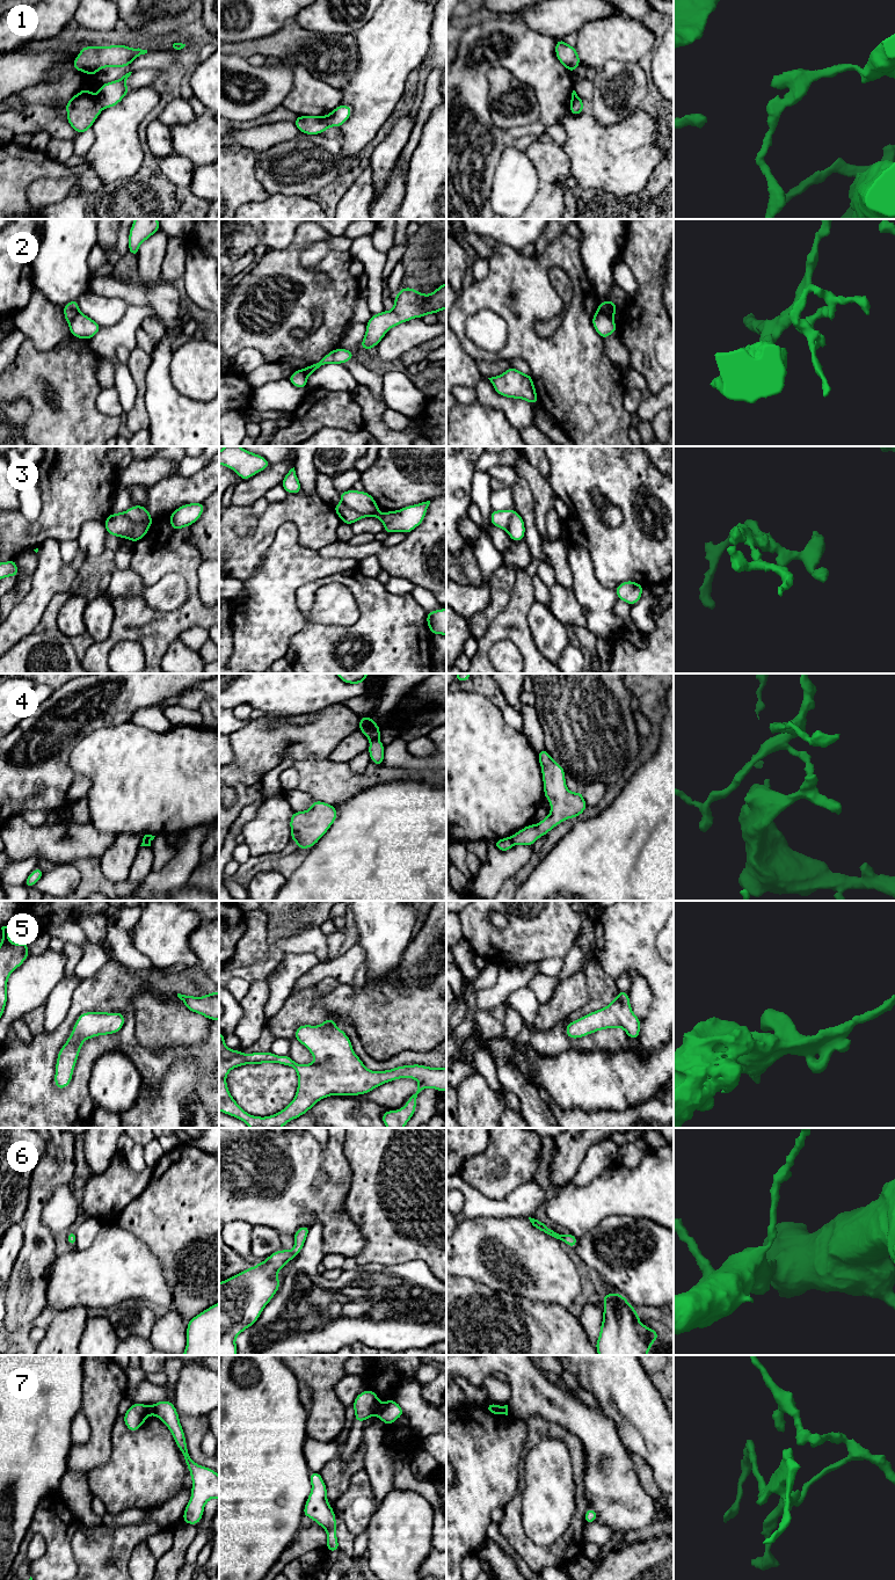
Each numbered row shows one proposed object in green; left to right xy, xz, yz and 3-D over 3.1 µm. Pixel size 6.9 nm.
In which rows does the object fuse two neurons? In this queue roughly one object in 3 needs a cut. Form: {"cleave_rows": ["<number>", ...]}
{"cleave_rows": ["1", "2", "3", "4", "7"]}

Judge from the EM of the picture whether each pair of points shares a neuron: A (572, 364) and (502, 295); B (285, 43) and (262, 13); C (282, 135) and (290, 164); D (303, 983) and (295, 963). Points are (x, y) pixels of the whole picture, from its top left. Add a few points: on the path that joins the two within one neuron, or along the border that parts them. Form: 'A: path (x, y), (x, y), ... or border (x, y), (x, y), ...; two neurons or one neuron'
A: path (551, 358), (521, 328), (521, 315); one neuron
B: border (292, 19), (289, 19), (270, 34), (249, 38); two neurons
C: border (302, 133), (278, 142), (262, 152); two neurons
D: border (320, 962), (306, 971), (291, 991); two neurons

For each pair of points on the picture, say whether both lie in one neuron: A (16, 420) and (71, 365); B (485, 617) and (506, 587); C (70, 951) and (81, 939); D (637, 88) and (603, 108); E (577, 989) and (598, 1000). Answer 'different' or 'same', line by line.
A: different
B: same
C: different
D: same
E: different

